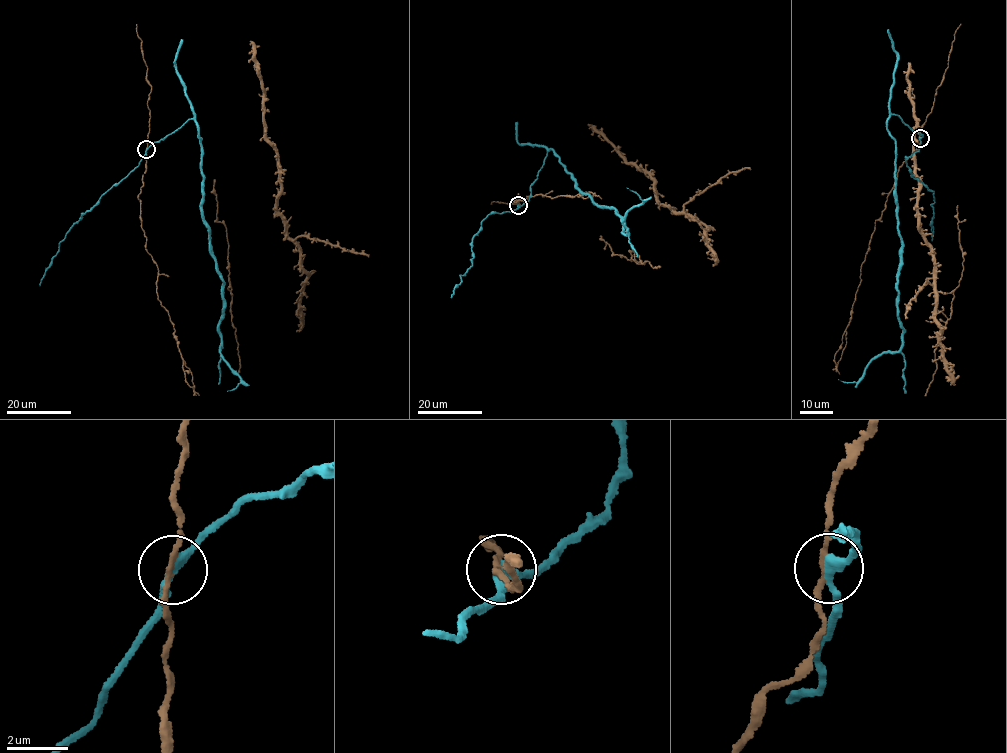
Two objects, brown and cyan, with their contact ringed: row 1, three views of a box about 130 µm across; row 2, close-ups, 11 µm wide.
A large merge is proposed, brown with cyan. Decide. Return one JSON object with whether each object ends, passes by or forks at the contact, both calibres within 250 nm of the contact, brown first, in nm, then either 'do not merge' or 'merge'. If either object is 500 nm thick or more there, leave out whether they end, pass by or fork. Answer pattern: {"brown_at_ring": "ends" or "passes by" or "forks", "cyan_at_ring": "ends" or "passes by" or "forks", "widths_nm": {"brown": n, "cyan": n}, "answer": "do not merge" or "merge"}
{"brown_at_ring": "passes by", "cyan_at_ring": "passes by", "widths_nm": {"brown": 130, "cyan": 280}, "answer": "do not merge"}

